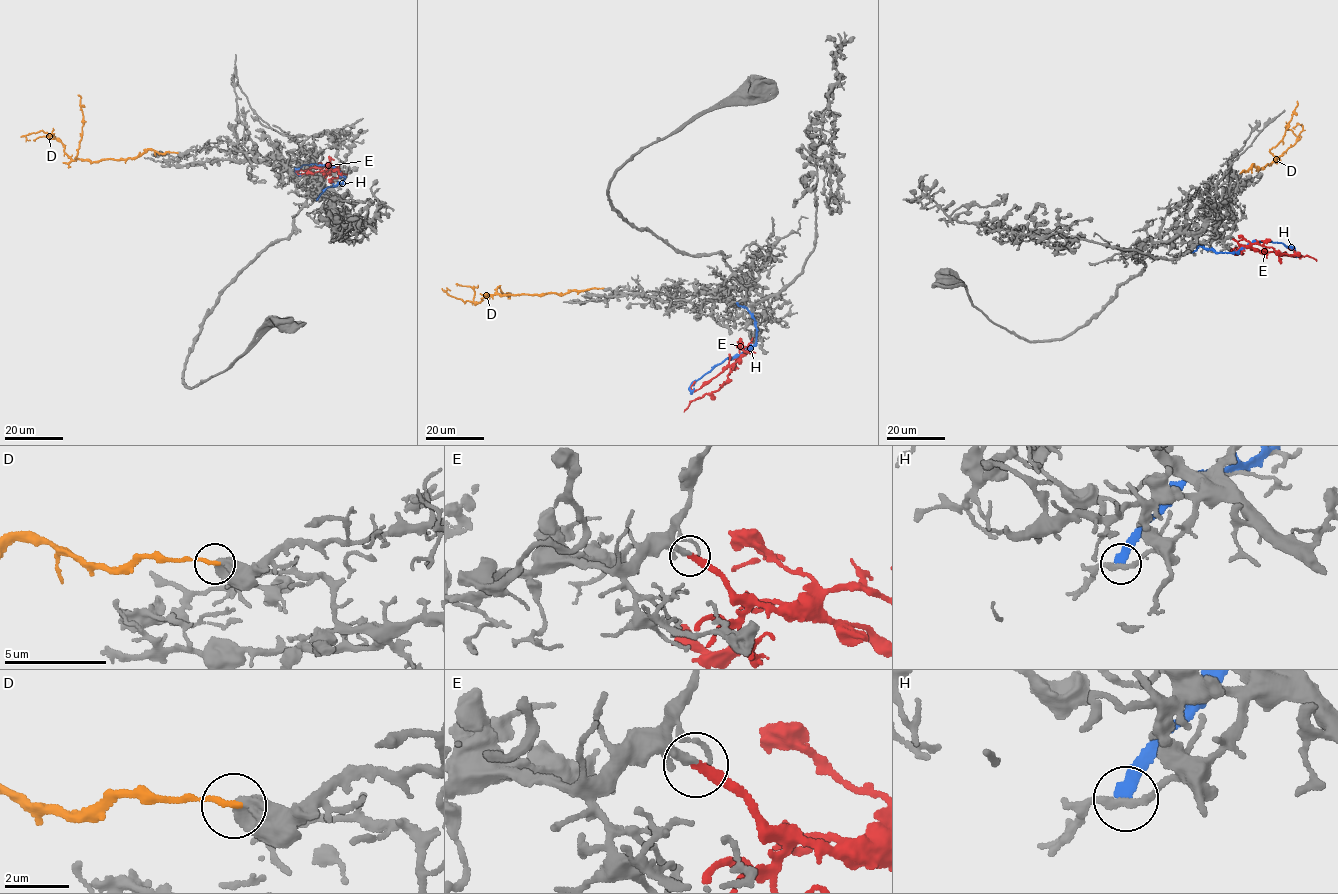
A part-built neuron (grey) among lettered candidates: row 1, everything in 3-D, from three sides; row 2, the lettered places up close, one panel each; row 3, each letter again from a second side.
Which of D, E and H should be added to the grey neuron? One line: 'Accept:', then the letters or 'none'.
Accept: E

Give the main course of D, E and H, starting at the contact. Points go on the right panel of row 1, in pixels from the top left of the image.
D: (1240, 173), (1253, 164), (1257, 169), (1271, 164), (1296, 142), (1303, 126), (1297, 124), (1295, 129)
E: (1232, 238), (1245, 246), (1258, 244), (1289, 256), (1296, 253), (1316, 261)
H: (1192, 252), (1199, 245), (1231, 253), (1248, 244), (1268, 240), (1292, 247), (1294, 255), (1291, 256)

